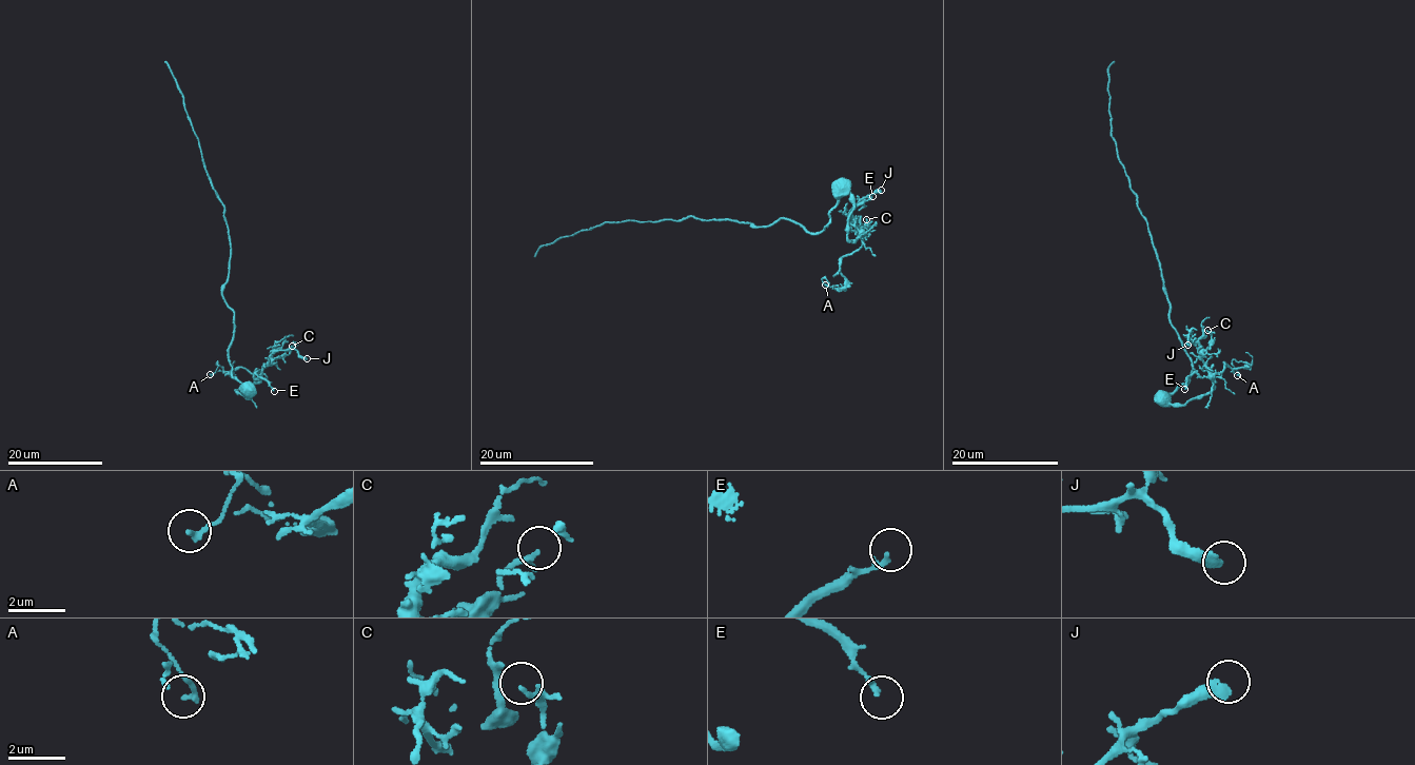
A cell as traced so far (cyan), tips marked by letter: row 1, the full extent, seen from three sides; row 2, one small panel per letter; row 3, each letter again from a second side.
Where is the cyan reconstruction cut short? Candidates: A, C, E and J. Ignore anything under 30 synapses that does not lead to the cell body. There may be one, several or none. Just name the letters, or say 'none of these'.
none of these

